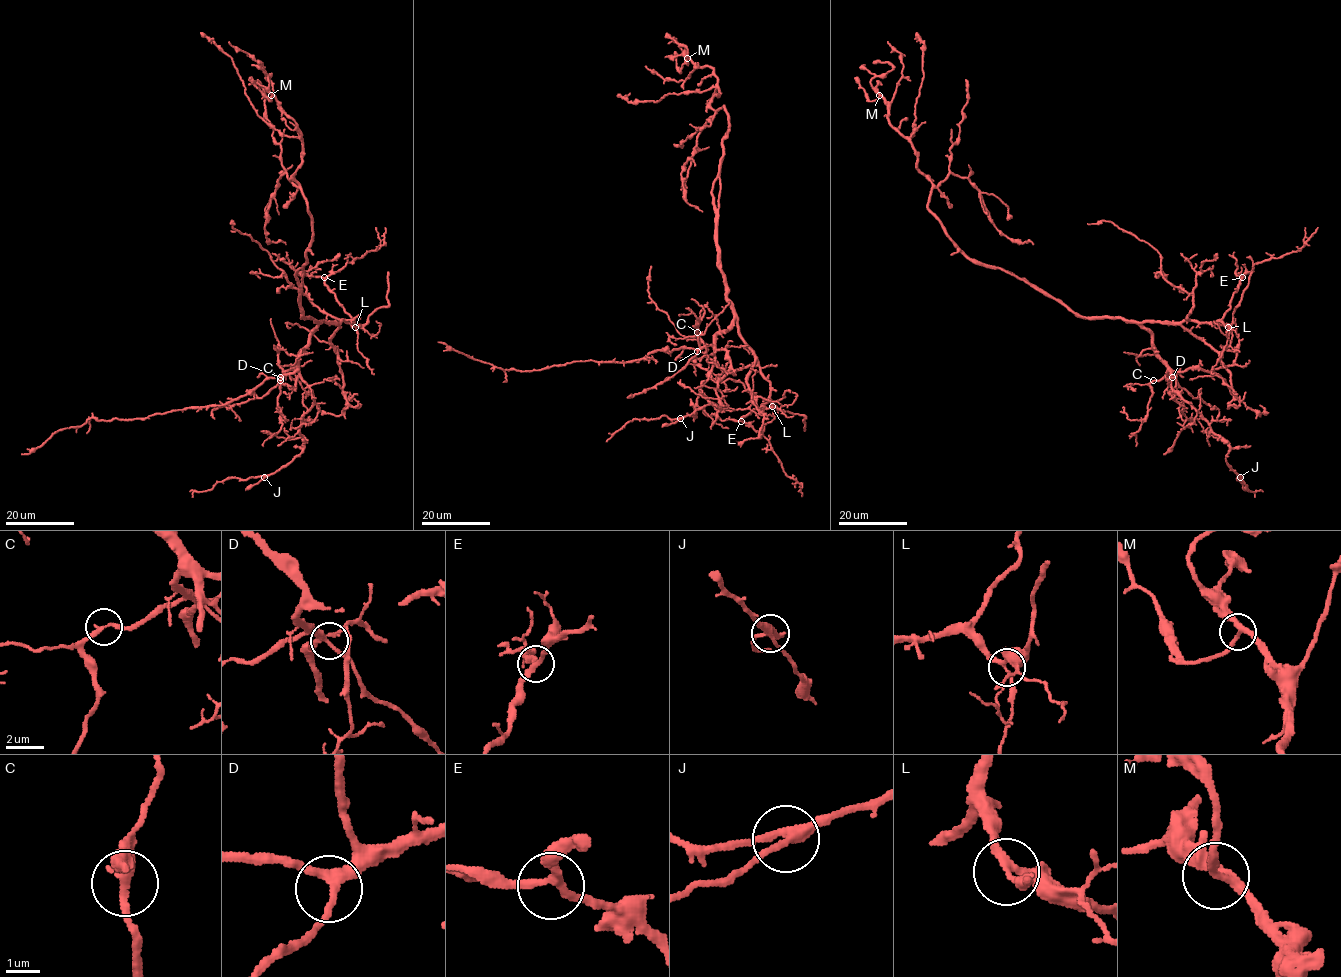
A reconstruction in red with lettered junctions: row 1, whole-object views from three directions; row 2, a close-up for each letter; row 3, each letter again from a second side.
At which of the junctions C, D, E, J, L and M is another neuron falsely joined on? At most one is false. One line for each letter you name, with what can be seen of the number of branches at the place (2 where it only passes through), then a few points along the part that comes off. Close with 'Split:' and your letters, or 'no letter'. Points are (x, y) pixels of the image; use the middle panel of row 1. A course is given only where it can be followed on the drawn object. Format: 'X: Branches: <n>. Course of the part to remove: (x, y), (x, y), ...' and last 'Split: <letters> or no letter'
Split: no letter

